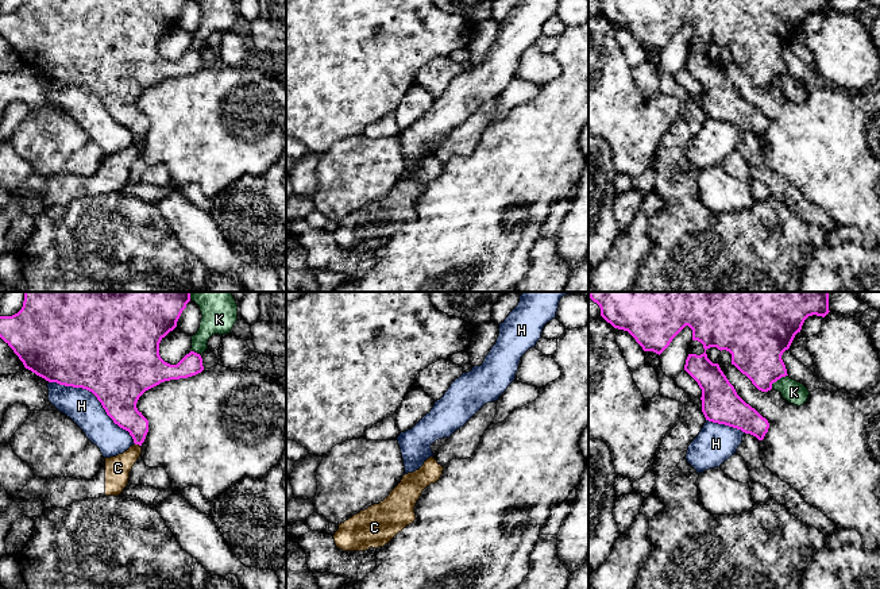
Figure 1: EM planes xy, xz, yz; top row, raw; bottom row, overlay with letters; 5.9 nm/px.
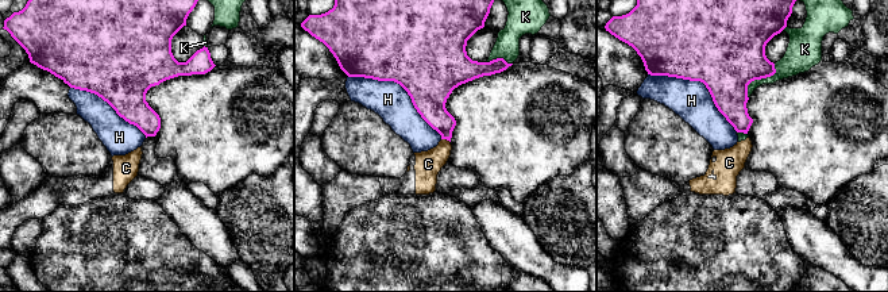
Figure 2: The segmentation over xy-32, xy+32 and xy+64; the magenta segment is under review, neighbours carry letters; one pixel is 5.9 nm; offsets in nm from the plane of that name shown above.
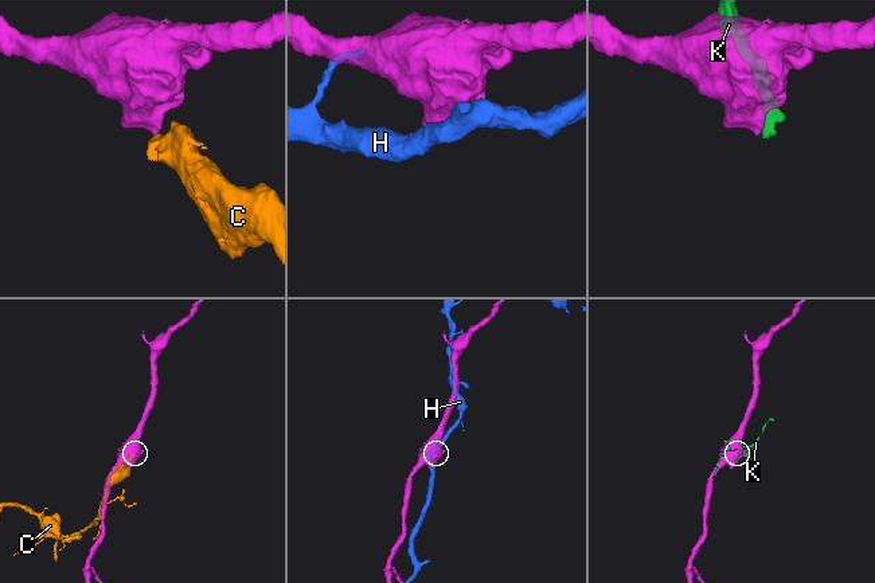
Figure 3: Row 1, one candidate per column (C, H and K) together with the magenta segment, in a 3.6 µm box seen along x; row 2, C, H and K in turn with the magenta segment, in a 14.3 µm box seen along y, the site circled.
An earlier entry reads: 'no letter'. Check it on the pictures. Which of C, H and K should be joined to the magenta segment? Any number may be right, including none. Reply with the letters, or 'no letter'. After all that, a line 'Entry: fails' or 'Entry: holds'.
no letter
Entry: holds

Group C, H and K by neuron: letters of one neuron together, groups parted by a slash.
C K / H

